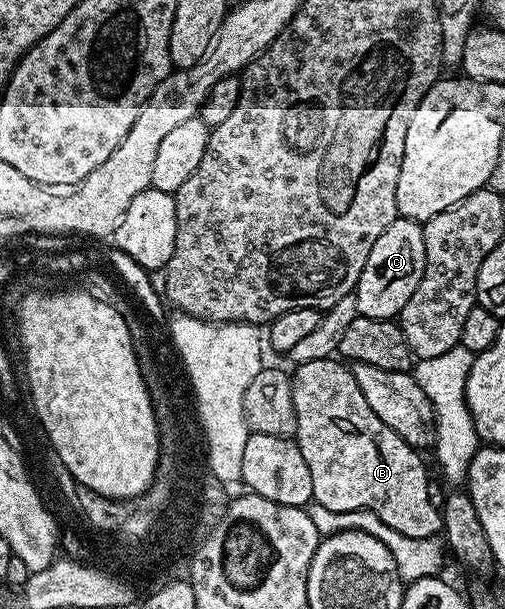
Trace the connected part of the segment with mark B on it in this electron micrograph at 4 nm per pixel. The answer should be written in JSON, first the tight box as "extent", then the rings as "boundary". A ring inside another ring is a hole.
{"extent":[291,357,442,539],"boundary":[[[333,357],[311,359],[311,363],[303,363],[292,370],[291,380],[297,420],[295,440],[311,470],[313,501],[327,507],[327,511],[340,513],[370,509],[387,523],[387,527],[395,527],[399,535],[411,535],[411,539],[437,537],[442,532],[441,510],[431,507],[427,496],[431,473],[421,462],[422,454],[399,439],[399,435],[371,411],[367,399],[363,399],[363,391],[359,391],[359,383],[355,383],[352,368]]]}

